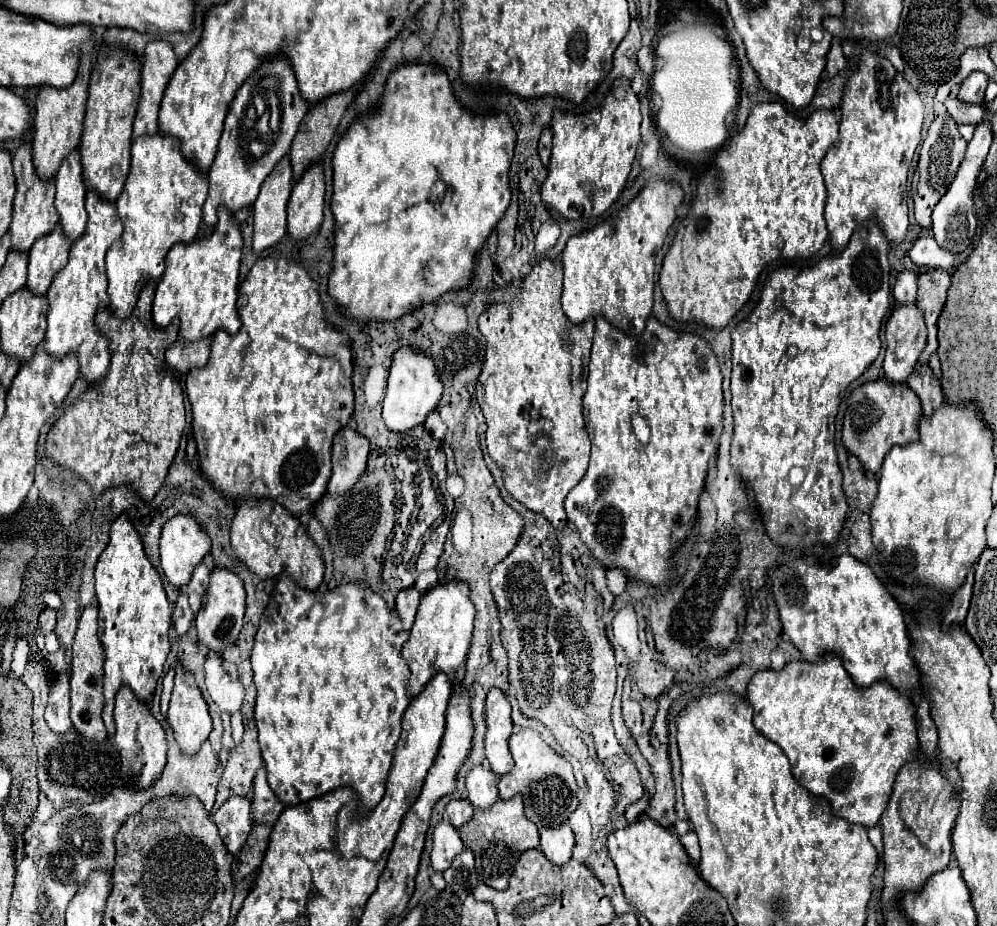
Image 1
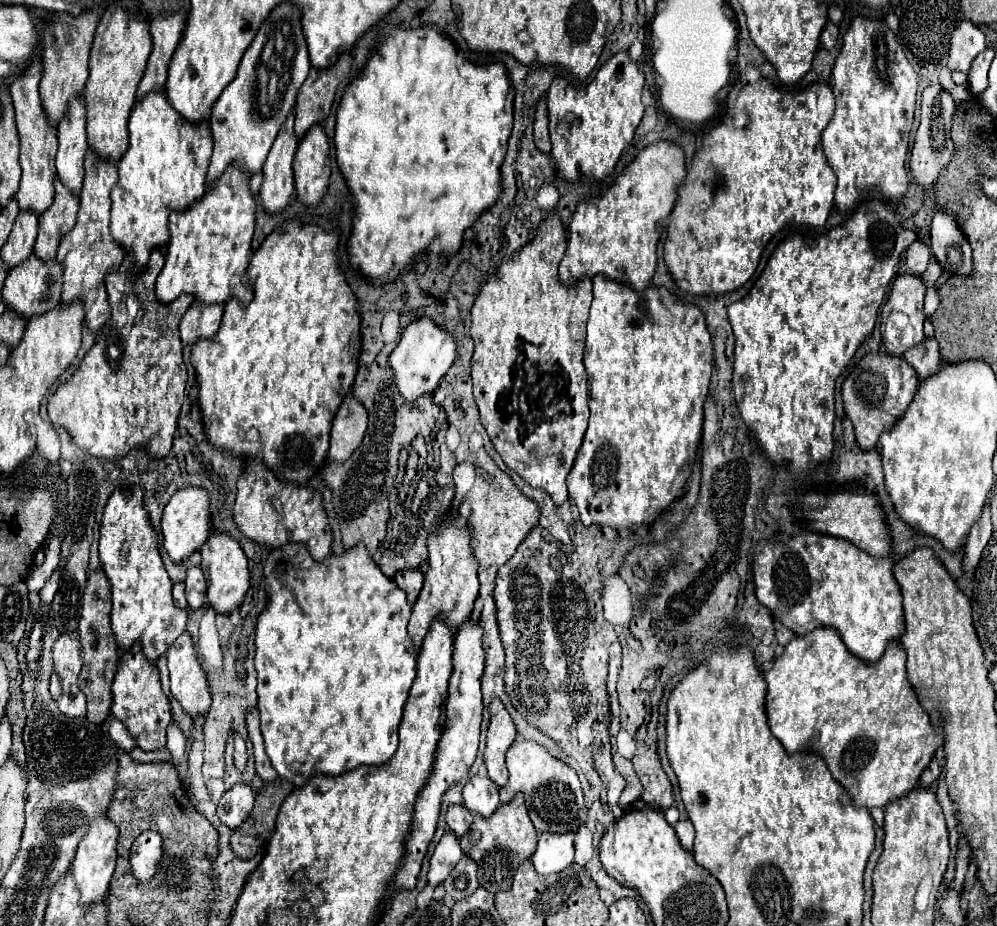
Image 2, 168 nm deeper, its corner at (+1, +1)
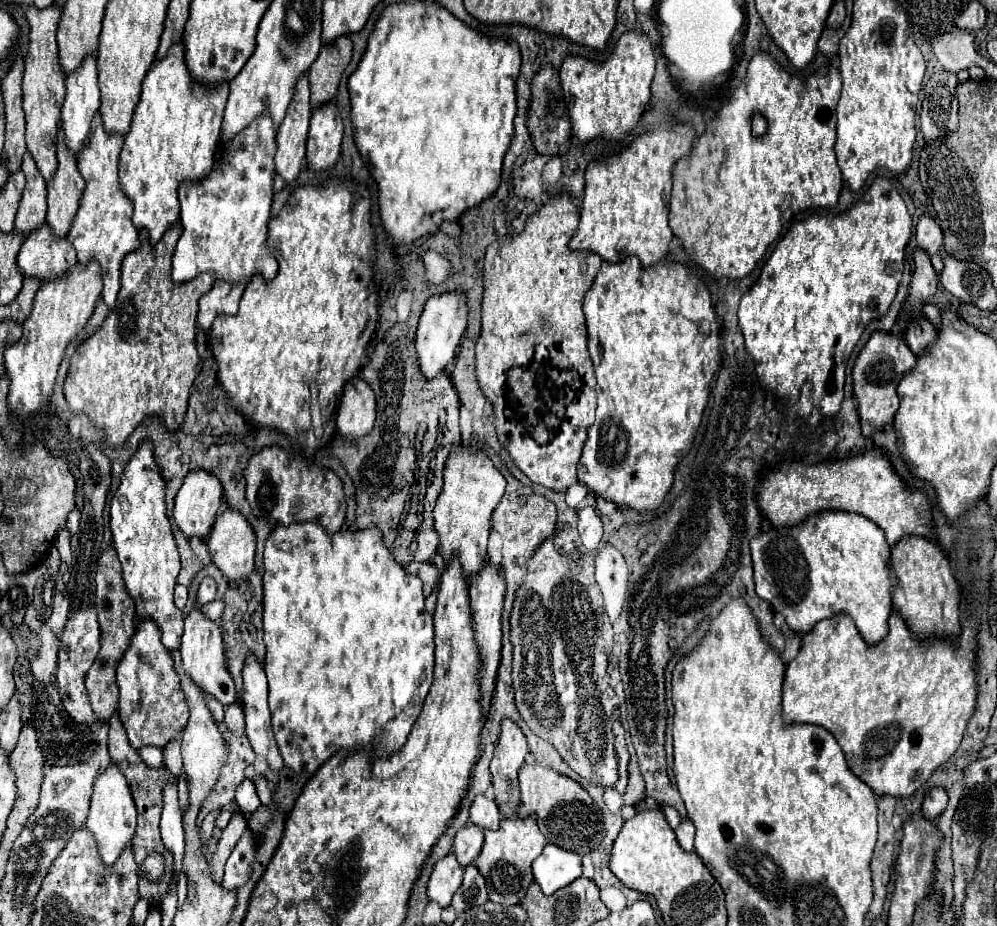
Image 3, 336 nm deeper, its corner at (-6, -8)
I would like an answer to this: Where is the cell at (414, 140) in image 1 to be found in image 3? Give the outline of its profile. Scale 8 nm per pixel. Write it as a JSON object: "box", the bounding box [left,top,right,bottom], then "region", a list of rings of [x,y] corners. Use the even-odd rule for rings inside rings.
{"box":[349,1,521,247],"region":[[[433,1],[395,3],[381,13],[381,19],[375,25],[375,31],[369,37],[367,51],[365,51],[357,71],[349,77],[349,97],[351,97],[351,123],[353,123],[355,145],[363,153],[365,161],[371,165],[373,177],[377,181],[379,217],[381,217],[381,225],[387,233],[389,247],[409,245],[423,235],[437,233],[441,229],[441,223],[445,223],[445,221],[457,223],[465,209],[481,205],[485,199],[489,199],[497,191],[499,181],[501,181],[503,157],[505,157],[505,153],[511,145],[511,139],[513,139],[513,119],[517,115],[515,81],[519,75],[519,65],[521,65],[521,57],[519,57],[519,49],[515,49],[515,43],[487,39],[487,37],[475,33],[465,23],[461,23],[457,17],[453,17],[447,9],[443,9],[441,5],[437,5]]]}

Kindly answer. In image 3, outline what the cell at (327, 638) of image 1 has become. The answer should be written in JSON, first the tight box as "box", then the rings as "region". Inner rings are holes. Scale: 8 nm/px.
{"box":[263,523,433,775],"region":[[[291,523],[291,525],[277,525],[267,543],[265,543],[265,575],[263,575],[263,591],[265,591],[265,597],[263,597],[263,623],[265,623],[265,647],[267,647],[267,657],[265,657],[265,673],[267,673],[267,679],[269,679],[269,709],[271,709],[271,715],[273,715],[273,733],[275,733],[275,741],[277,741],[277,747],[279,747],[279,753],[283,757],[283,763],[295,771],[295,773],[309,773],[313,775],[329,757],[333,757],[339,749],[369,749],[371,751],[371,757],[373,759],[379,759],[379,757],[385,757],[385,755],[393,755],[397,753],[403,743],[407,741],[407,735],[413,727],[413,723],[417,721],[419,713],[421,713],[421,707],[423,707],[423,701],[427,697],[427,691],[431,687],[431,681],[433,681],[433,617],[429,613],[425,613],[425,597],[421,593],[421,581],[419,577],[411,577],[405,573],[405,569],[401,565],[395,563],[393,555],[389,553],[389,549],[383,545],[383,539],[381,539],[381,533],[379,529],[373,529],[373,527],[367,527],[365,531],[339,531],[335,535],[327,535],[325,529],[319,525],[319,523]]]}

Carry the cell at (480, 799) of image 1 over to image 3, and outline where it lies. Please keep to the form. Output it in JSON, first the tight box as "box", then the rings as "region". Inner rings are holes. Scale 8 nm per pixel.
{"box":[471,795,501,829],"region":[[[477,795],[471,803],[471,823],[475,823],[481,829],[497,829],[501,821],[499,807],[493,799],[487,799],[485,795]]]}

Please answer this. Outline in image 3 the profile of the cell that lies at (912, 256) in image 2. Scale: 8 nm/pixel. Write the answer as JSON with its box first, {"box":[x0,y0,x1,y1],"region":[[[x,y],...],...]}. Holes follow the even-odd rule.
{"box":[917,215,943,257],"region":[[[923,215],[917,223],[917,247],[925,255],[933,257],[943,249],[943,231],[939,229],[937,221],[929,215]]]}

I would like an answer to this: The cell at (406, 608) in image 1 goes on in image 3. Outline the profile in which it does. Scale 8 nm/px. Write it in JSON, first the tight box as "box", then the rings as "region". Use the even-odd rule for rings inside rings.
{"box":[405,563,439,597],"region":[[[409,563],[405,567],[405,571],[423,581],[423,595],[425,597],[433,591],[433,587],[437,583],[437,575],[439,575],[439,571],[437,571],[437,567],[433,563]]]}

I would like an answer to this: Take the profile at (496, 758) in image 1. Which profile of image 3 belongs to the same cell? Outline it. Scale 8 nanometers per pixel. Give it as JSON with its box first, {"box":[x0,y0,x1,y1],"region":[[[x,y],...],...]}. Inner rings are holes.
{"box":[491,721,527,817],"region":[[[501,721],[501,735],[491,761],[491,777],[495,787],[495,801],[503,817],[515,815],[519,807],[517,771],[527,755],[527,739],[523,731],[511,721]]]}

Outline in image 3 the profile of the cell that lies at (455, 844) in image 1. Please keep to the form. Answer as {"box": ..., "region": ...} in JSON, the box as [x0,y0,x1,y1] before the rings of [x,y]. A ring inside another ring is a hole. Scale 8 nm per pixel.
{"box":[427,853,463,907],"region":[[[449,853],[435,863],[429,879],[427,895],[431,901],[439,903],[441,907],[447,907],[451,903],[453,893],[459,889],[461,881],[463,881],[463,867],[457,861],[455,853]]]}

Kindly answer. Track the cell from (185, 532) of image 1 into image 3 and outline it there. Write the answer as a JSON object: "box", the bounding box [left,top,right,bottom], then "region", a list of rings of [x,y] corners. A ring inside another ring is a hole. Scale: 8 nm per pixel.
{"box":[173,471,223,541],"region":[[[203,471],[189,473],[175,497],[173,509],[173,519],[185,539],[197,537],[205,541],[209,537],[221,505],[221,495],[223,489],[217,477]]]}

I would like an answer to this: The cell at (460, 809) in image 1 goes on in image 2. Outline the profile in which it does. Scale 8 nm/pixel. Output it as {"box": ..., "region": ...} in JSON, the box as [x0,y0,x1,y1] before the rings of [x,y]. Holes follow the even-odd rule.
{"box":[446,806,472,838],"region":[[[450,806],[446,812],[446,824],[456,838],[462,838],[472,824],[472,814],[464,806]]]}

